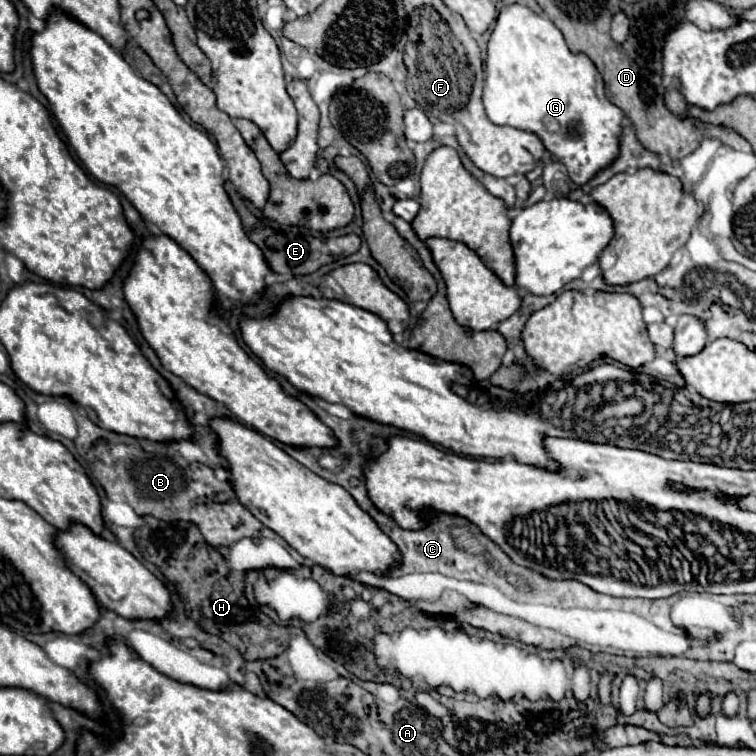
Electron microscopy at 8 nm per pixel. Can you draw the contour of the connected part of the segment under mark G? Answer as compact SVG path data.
M515 3L499 11L485 59L483 105L487 117L495 125L509 125L515 129L535 133L543 141L545 149L565 163L569 177L579 185L587 183L619 153L617 143L621 135L623 111L607 101L599 71L587 55L573 55L567 49L561 31L545 15L535 15L531 9L523 5Z

